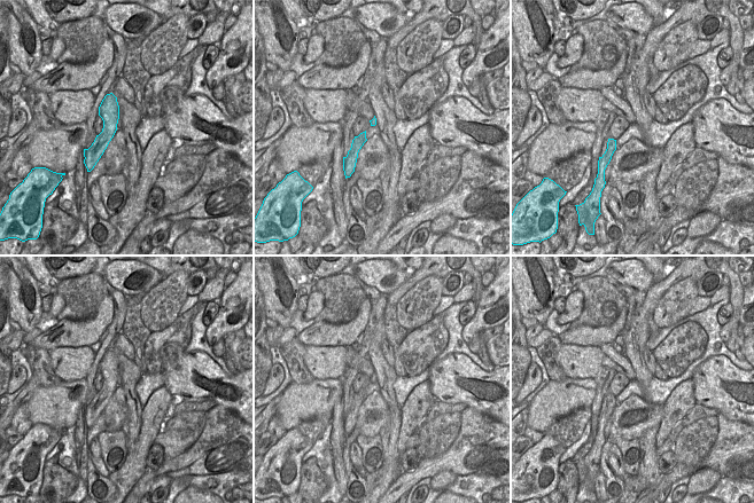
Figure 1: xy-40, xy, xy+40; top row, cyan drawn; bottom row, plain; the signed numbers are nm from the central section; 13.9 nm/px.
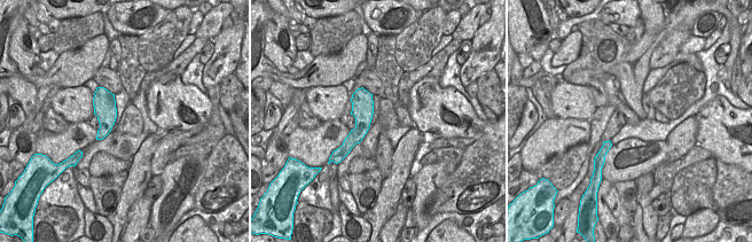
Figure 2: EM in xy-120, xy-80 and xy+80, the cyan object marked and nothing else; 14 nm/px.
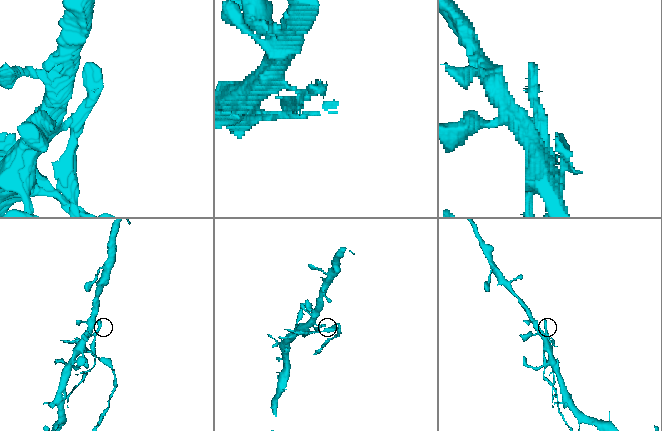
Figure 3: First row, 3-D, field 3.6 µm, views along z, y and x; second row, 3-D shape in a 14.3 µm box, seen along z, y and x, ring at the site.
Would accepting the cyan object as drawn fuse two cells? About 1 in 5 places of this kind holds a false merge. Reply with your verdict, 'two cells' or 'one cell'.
two cells

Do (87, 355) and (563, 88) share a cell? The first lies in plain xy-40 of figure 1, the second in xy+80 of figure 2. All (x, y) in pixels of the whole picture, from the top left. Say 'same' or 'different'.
same

